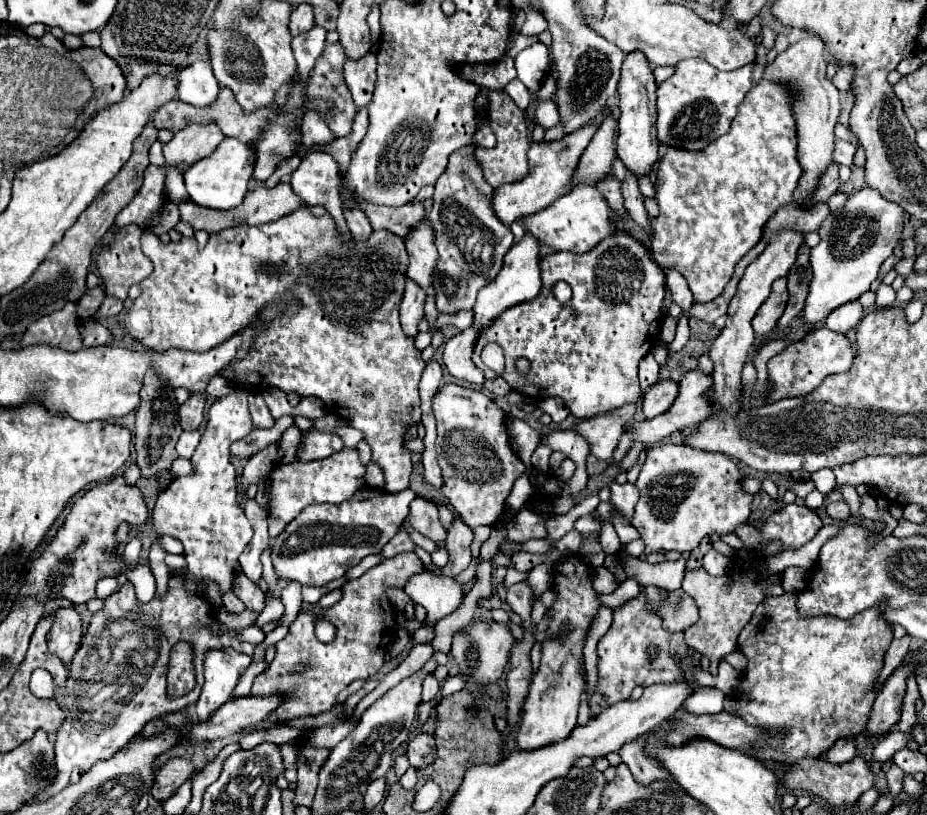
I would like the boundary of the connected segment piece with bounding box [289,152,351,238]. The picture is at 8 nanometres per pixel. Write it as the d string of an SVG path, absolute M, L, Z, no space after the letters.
M325 152L307 154L301 160L299 168L291 174L289 184L307 206L315 206L315 204L325 206L325 210L333 216L333 220L341 228L343 238L351 238L351 232L345 226L345 218L341 210L343 202L339 196L339 188L341 188L339 168L329 154Z

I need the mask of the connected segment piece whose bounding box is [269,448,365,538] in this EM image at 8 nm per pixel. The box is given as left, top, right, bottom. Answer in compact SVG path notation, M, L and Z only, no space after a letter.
M343 448L325 460L315 460L307 464L293 462L293 464L277 466L271 476L269 536L277 538L285 530L285 526L303 512L305 506L323 504L323 502L341 504L345 500L351 500L353 494L361 488L365 488L365 464L361 464L357 450Z

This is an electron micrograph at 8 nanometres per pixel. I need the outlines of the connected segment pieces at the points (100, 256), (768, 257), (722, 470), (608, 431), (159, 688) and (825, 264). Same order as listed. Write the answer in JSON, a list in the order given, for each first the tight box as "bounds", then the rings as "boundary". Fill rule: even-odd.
[{"bounds":[95,224,153,300],"boundary":[[[127,224],[119,230],[115,230],[115,234],[105,240],[95,256],[95,266],[97,266],[97,272],[103,280],[103,288],[105,288],[105,294],[107,296],[115,296],[115,298],[121,298],[125,300],[127,298],[127,290],[131,284],[139,284],[143,278],[147,278],[153,270],[153,264],[149,262],[149,258],[141,252],[141,246],[139,246],[139,238],[141,238],[143,230],[135,224]]]},{"bounds":[709,230,803,410],"boundary":[[[779,230],[779,234],[775,234],[771,238],[771,242],[767,244],[763,254],[747,266],[747,270],[739,282],[737,294],[731,298],[727,324],[725,324],[723,332],[719,334],[719,338],[713,342],[713,348],[709,352],[709,356],[715,364],[715,370],[713,370],[715,386],[711,392],[711,400],[713,400],[715,410],[739,410],[737,392],[741,386],[741,368],[755,350],[755,346],[753,346],[755,332],[751,328],[751,320],[757,314],[759,306],[765,302],[765,298],[771,294],[771,284],[777,278],[785,276],[789,272],[789,268],[795,264],[797,250],[801,244],[803,244],[803,236],[799,230]]]},{"bounds":[631,444,753,554],"boundary":[[[663,444],[649,448],[647,462],[643,464],[635,486],[639,488],[639,502],[635,506],[635,514],[631,524],[637,528],[639,538],[645,544],[645,554],[659,554],[669,550],[691,552],[699,546],[705,534],[729,534],[735,530],[737,524],[745,522],[751,514],[753,494],[743,490],[745,474],[739,466],[725,454],[711,454],[701,450],[691,450],[683,444]]]},{"bounds":[575,404,637,460],"boundary":[[[623,404],[621,408],[617,408],[613,412],[579,422],[575,426],[575,432],[579,432],[591,444],[593,456],[597,456],[601,460],[611,460],[613,450],[625,430],[627,422],[633,418],[635,410],[637,410],[637,404]]]},{"bounds":[31,572,223,796],"boundary":[[[169,572],[165,596],[155,596],[147,604],[141,604],[135,598],[133,584],[125,582],[119,592],[107,598],[103,608],[91,616],[81,646],[69,664],[65,688],[59,688],[53,682],[53,676],[43,668],[37,668],[31,674],[31,692],[37,698],[55,700],[61,710],[65,710],[65,722],[55,740],[55,762],[59,774],[43,792],[45,796],[61,792],[69,784],[73,768],[87,770],[99,762],[99,758],[111,758],[111,754],[115,754],[119,746],[131,742],[131,738],[135,738],[149,720],[199,700],[205,682],[205,654],[223,648],[219,634],[213,628],[215,620],[215,608],[207,602],[207,598],[185,590],[185,578],[181,572]],[[179,640],[187,640],[195,648],[197,686],[185,696],[169,698],[169,652]]]},{"bounds":[801,187,905,330],"boundary":[[[865,187],[857,194],[851,194],[849,200],[845,202],[845,212],[847,212],[847,216],[855,212],[855,222],[869,220],[869,246],[867,246],[867,250],[861,250],[849,258],[843,258],[843,262],[839,262],[839,258],[831,258],[831,242],[827,242],[827,234],[831,234],[831,226],[835,226],[839,222],[839,216],[829,214],[823,220],[823,224],[817,230],[821,236],[821,242],[815,248],[811,248],[811,256],[809,256],[809,264],[813,268],[813,278],[809,284],[809,296],[805,300],[805,308],[801,312],[805,326],[809,326],[809,330],[817,330],[819,324],[823,324],[823,320],[835,308],[839,308],[847,302],[853,302],[863,292],[867,292],[869,286],[873,284],[873,280],[877,280],[881,264],[891,256],[893,248],[901,240],[905,212],[899,206],[895,206],[893,202],[887,202],[878,191]]]}]

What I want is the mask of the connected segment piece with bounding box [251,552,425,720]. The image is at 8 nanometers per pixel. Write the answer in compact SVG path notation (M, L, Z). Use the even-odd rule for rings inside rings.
M415 552L397 554L379 566L367 570L361 578L349 580L341 588L341 600L333 604L331 608L315 608L311 612L301 612L295 622L289 626L289 634L277 642L277 654L275 660L269 664L269 668L259 674L253 682L251 694L255 696L271 696L271 694L285 694L287 700L279 706L279 710L271 712L271 716L281 720L291 720L299 716L317 716L321 712L331 710L335 704L337 694L347 688L353 680L359 676L375 676L375 672L385 664L385 648L391 642L397 618L395 610L385 594L385 588L397 586L401 588L403 582L411 574L423 572L423 564L417 558ZM319 612L325 618L329 618L335 628L335 640L323 644L317 640L313 632L313 614ZM295 664L311 664L307 672L303 674L291 674L289 668Z

